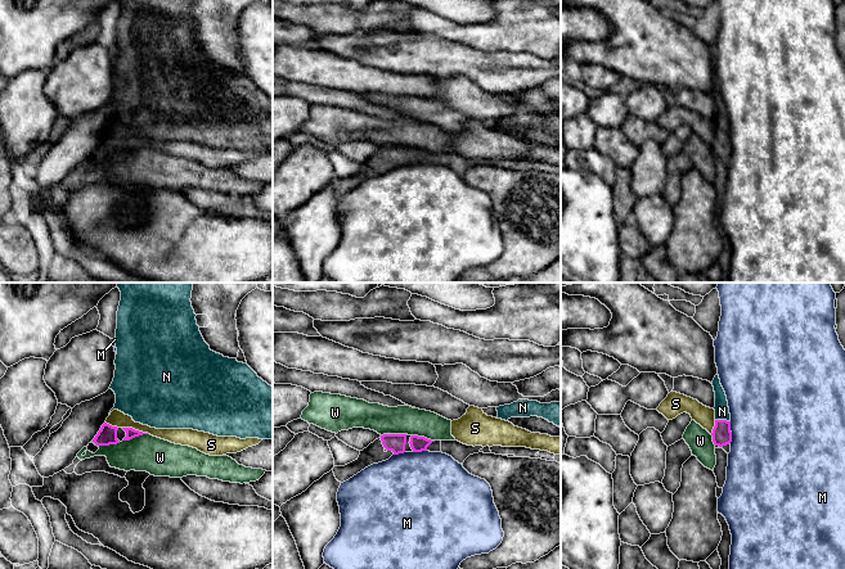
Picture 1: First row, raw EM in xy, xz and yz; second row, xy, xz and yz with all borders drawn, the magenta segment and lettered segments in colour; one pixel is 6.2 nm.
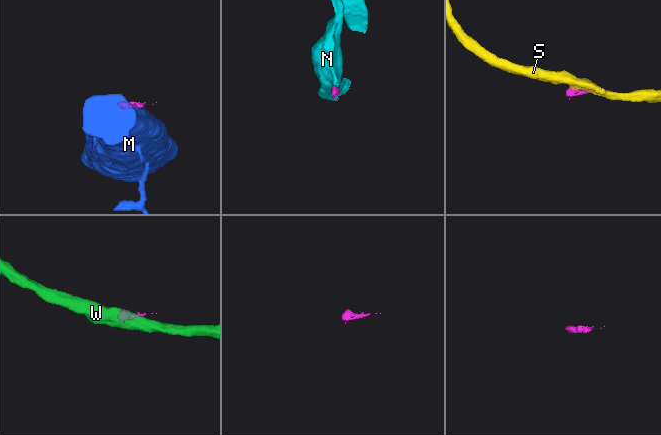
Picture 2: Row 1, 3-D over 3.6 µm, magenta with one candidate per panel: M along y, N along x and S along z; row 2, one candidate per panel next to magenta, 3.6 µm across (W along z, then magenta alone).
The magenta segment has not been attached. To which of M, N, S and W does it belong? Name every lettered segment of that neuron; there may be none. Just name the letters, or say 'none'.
N

